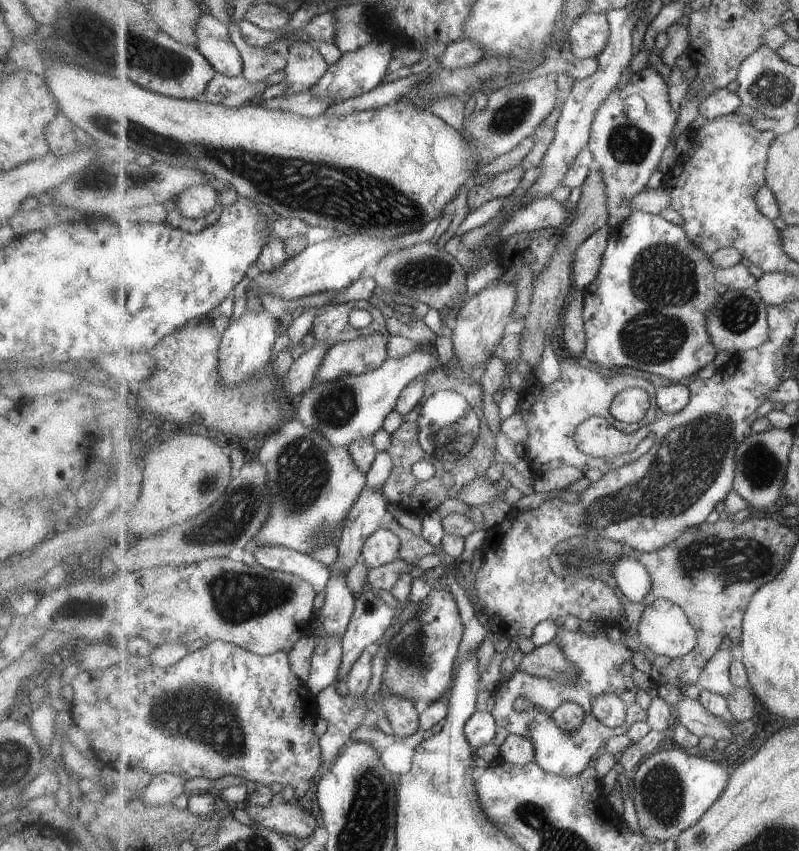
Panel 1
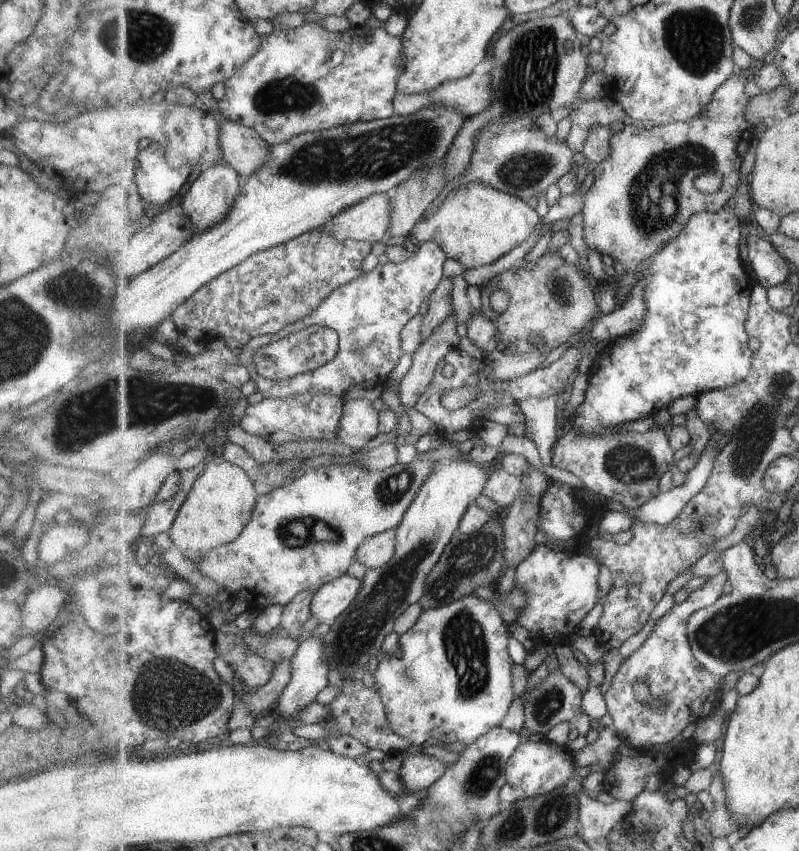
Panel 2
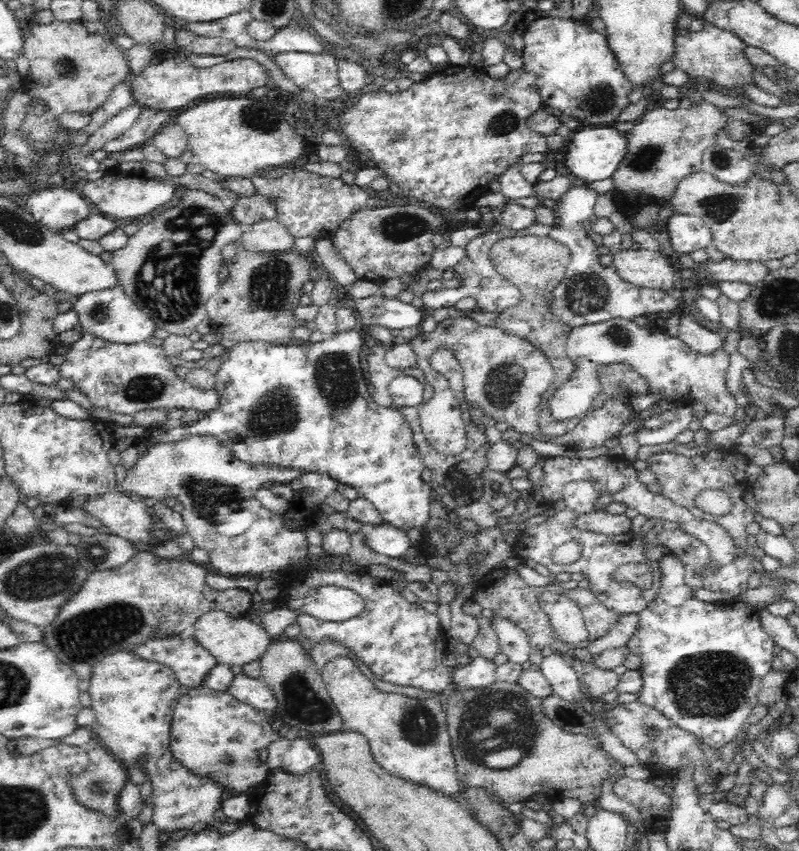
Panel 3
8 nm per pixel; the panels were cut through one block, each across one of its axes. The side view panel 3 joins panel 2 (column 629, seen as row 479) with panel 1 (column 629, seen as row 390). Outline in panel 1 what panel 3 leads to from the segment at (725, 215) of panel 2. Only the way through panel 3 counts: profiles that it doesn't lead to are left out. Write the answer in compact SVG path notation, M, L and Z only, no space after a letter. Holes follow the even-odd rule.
M635 211L625 222L622 222L615 230L612 231L607 250L604 252L602 267L600 268L598 277L585 289L584 295L584 319L586 320L586 351L583 358L591 360L599 367L605 370L617 370L618 368L635 368L651 372L651 374L659 374L663 378L667 378L671 383L681 382L683 378L689 378L693 374L697 374L701 368L705 368L707 364L711 364L717 358L718 348L715 346L708 329L708 314L719 299L728 291L740 291L741 289L755 289L759 282L759 277L755 276L750 267L738 265L721 268L712 263L711 255L708 255L698 244L691 240L686 229L677 224L673 224L653 213L643 211Z

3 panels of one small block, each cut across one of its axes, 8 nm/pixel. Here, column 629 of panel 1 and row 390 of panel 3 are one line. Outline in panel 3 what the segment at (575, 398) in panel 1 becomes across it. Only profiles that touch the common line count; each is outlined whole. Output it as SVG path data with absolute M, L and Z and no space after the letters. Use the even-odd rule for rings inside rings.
M376 343L376 346L370 346L368 352L366 352L366 362L368 362L368 378L370 378L370 384L376 388L376 394L372 396L376 404L382 407L393 407L392 397L388 390L389 384L393 378L400 374L412 375L417 378L424 386L428 384L423 370L420 370L417 366L411 369L398 370L391 367L385 361L385 354L388 345Z

